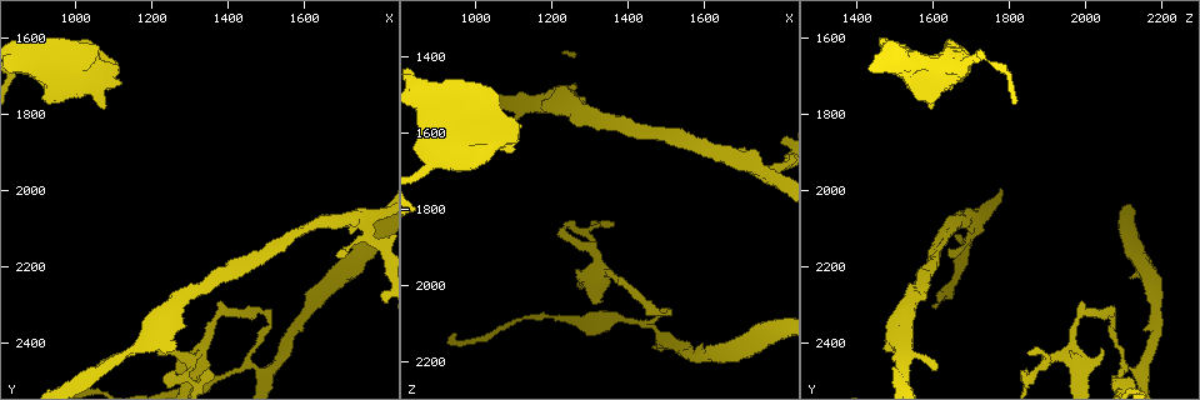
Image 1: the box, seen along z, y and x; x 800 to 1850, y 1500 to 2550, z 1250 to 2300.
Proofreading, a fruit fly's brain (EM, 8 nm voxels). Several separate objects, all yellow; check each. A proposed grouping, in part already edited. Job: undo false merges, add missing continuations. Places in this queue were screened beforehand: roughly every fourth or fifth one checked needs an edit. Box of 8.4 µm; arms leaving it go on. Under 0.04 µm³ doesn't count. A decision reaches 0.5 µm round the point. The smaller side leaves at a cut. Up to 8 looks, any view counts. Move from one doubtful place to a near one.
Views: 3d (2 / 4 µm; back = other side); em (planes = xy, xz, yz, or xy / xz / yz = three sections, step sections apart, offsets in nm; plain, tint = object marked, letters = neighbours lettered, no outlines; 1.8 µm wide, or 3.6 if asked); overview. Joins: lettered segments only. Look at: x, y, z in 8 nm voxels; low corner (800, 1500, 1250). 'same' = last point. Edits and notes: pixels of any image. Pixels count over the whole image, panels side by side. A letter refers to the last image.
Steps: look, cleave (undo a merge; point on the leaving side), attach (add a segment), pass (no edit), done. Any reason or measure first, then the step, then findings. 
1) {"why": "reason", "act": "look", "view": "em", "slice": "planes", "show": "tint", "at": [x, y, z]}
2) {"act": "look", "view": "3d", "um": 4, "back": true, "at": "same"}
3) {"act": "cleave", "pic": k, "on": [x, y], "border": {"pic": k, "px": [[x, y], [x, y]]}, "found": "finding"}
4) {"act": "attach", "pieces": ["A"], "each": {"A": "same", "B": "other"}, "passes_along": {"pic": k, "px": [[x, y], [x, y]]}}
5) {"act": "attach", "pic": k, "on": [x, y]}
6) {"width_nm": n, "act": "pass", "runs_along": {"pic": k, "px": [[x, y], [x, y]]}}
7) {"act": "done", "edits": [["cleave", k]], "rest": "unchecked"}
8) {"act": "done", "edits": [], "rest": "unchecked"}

{"why": "stops while still wide", "act": "look", "view": "em", "slice": "planes", "show": "tint", "at": [950, 1610, 1455]}

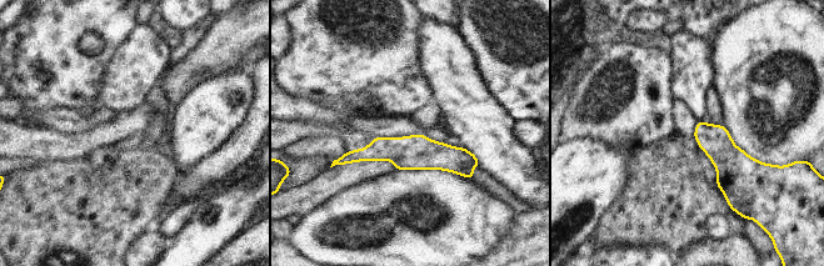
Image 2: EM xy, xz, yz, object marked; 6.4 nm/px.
{"act": "look", "view": "em", "slice": "planes", "show": "letters", "at": "same"}

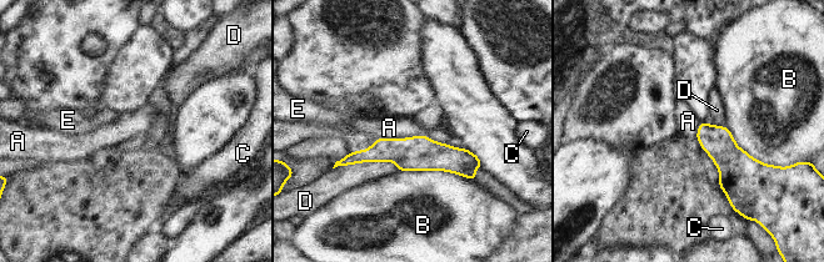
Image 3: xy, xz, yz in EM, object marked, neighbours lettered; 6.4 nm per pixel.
{"act": "attach", "pieces": ["E"], "each": {"A": "other", "B": "other", "C": "other", "D": "other", "E": "same"}, "passes_along": {"pic": 3, "px": [[403, 151], [364, 150], [356, 141]]}, "found": "it goes on there"}

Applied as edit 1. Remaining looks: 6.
{"act": "look", "view": "3d", "um": 2, "at": [1070, 1790, 1585]}

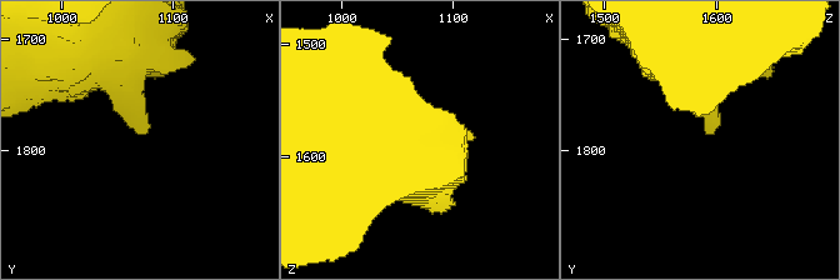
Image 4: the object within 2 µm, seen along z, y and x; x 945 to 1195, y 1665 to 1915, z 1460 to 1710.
{"act": "look", "view": "em", "slice": "planes", "show": "letters", "at": [1074, 1784, 1590]}

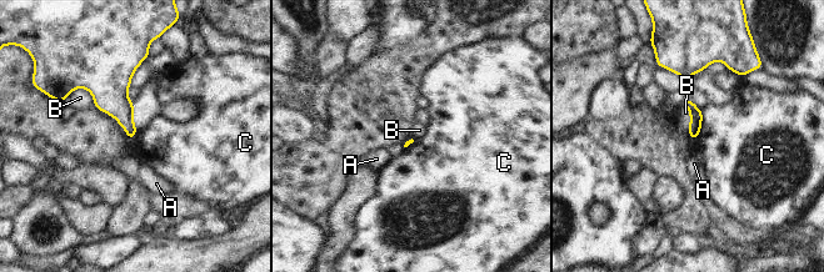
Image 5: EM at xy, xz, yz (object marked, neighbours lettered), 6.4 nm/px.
{"act": "pass", "each": {"A": "other", "B": "other", "C": "other"}, "border": {"pic": 5, "px": [[94, 97], [75, 87], [61, 101]]}, "found": "none of them fits"}

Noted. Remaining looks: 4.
{"why": "three-way junction", "act": "look", "view": "3d", "um": 2, "back": true, "at": [1735, 2080, 1695]}

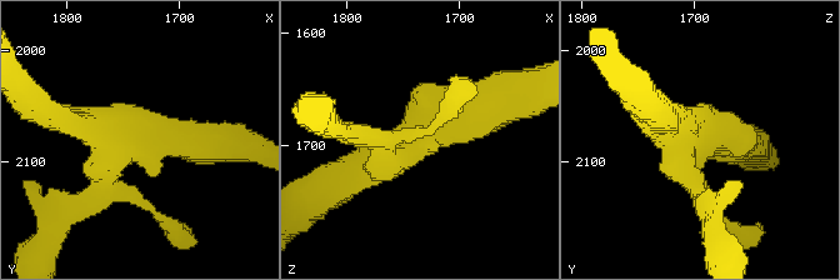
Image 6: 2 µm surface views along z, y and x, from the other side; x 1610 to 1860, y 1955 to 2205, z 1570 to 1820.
{"why": "need the tissue", "act": "look", "view": "em", "slice": "yz", "step": 16, "show": "tint", "at": [1734, 2078, 1690]}

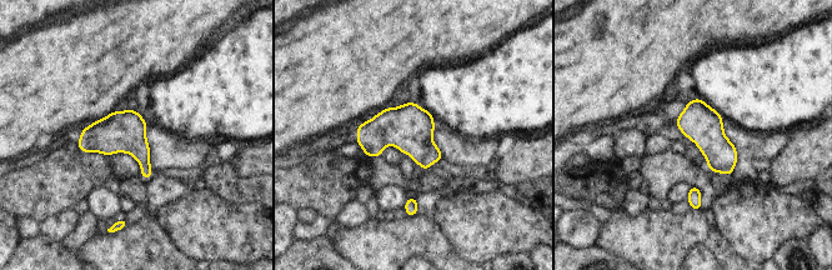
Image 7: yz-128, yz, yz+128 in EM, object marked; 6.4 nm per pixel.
{"why": "cut it another way", "act": "look", "view": "em", "slice": "planes", "show": "letters", "at": "same"}

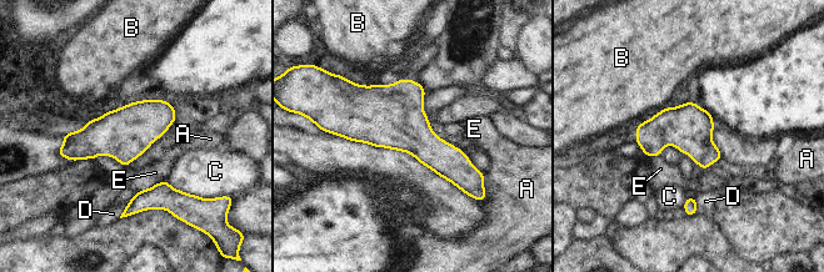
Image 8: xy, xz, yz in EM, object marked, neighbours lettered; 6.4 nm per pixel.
{"act": "pass", "each": {"A": "other", "B": "other", "C": "other", "D": "other", "E": "other"}, "border": {"pic": 8, "px": [[165, 177], [135, 194]]}, "found": "all the same cell"}

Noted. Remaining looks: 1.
{"act": "done", "edits": [["attach", 3]], "rest": "unchecked"}

